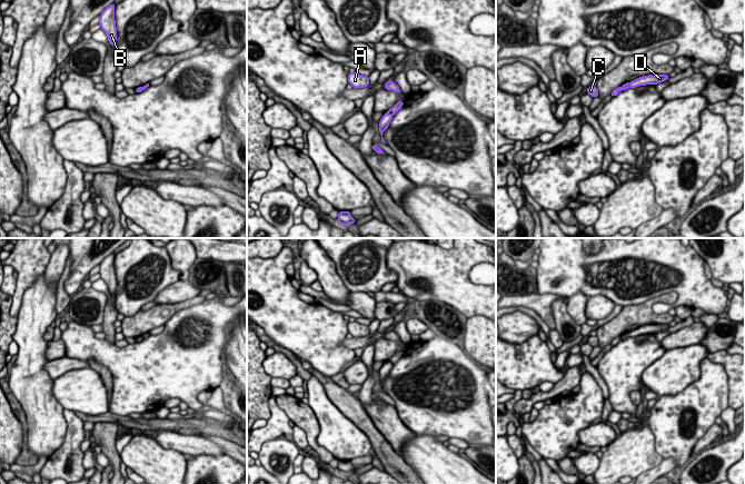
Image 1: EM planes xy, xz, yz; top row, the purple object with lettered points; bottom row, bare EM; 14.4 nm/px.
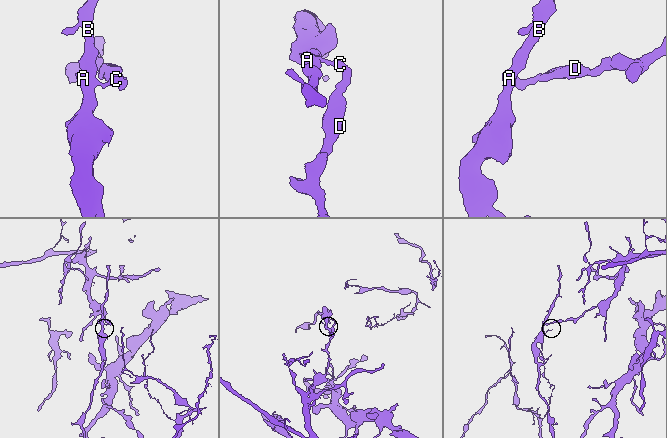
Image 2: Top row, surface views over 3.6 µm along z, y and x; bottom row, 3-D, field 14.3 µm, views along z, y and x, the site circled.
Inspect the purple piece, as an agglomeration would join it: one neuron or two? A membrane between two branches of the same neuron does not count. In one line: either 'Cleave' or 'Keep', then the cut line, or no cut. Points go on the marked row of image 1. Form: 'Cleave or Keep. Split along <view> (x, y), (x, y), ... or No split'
Cleave. Split along xz (388, 111), (393, 114)

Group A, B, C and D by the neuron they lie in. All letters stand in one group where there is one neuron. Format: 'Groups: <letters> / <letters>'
Groups: A B C / D

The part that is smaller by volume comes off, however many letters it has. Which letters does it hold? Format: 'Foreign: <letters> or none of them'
Foreign: A, B, C

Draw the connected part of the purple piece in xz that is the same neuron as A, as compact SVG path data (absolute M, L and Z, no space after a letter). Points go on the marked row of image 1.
M349 72L347 78L348 83L350 83L352 88L365 88L370 83L369 77L359 75L357 72Z

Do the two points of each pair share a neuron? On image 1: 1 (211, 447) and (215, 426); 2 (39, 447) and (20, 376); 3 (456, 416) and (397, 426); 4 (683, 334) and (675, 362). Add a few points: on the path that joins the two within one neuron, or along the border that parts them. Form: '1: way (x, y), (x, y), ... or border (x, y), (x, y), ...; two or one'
1: border (177, 432), (202, 436); two
2: way (39, 430), (39, 405), (35, 394); one
3: border (394, 406), (398, 417), (415, 433); two
4: border (698, 343), (666, 351); two

